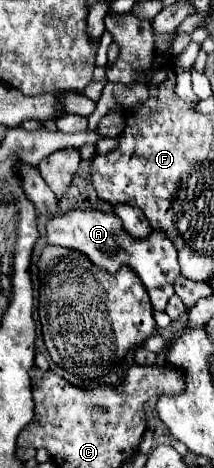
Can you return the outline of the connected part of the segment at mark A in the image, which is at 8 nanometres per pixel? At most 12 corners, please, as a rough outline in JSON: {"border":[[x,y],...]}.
{"border":[[75,209],[47,223],[47,243],[115,273],[129,265],[155,311],[181,275],[161,231],[133,239],[115,213]]}

